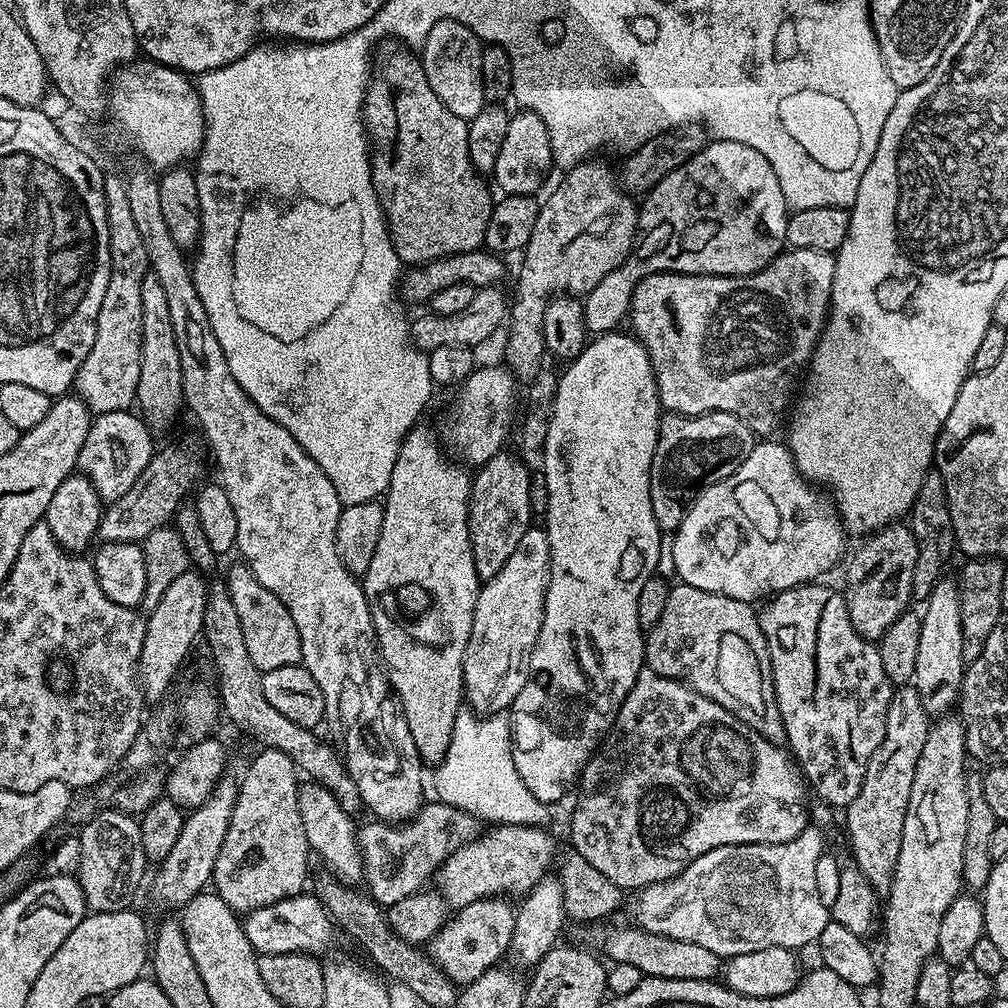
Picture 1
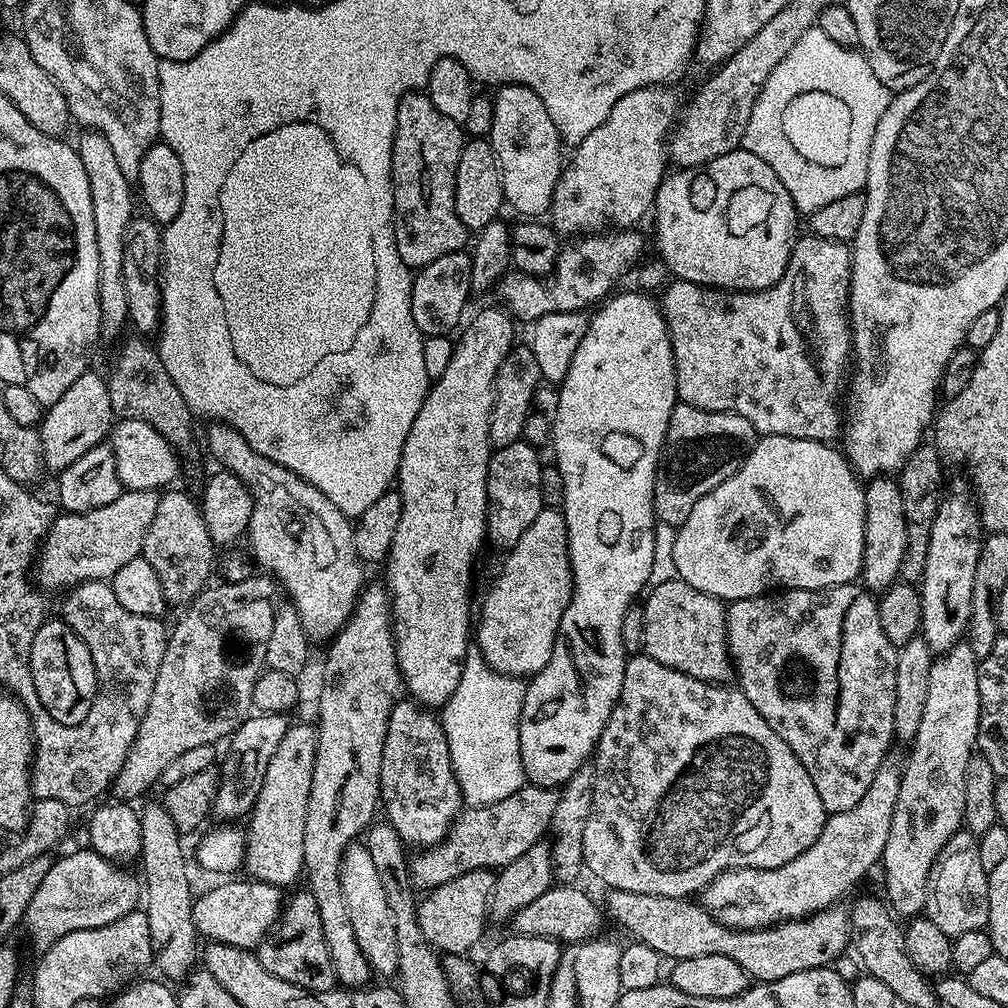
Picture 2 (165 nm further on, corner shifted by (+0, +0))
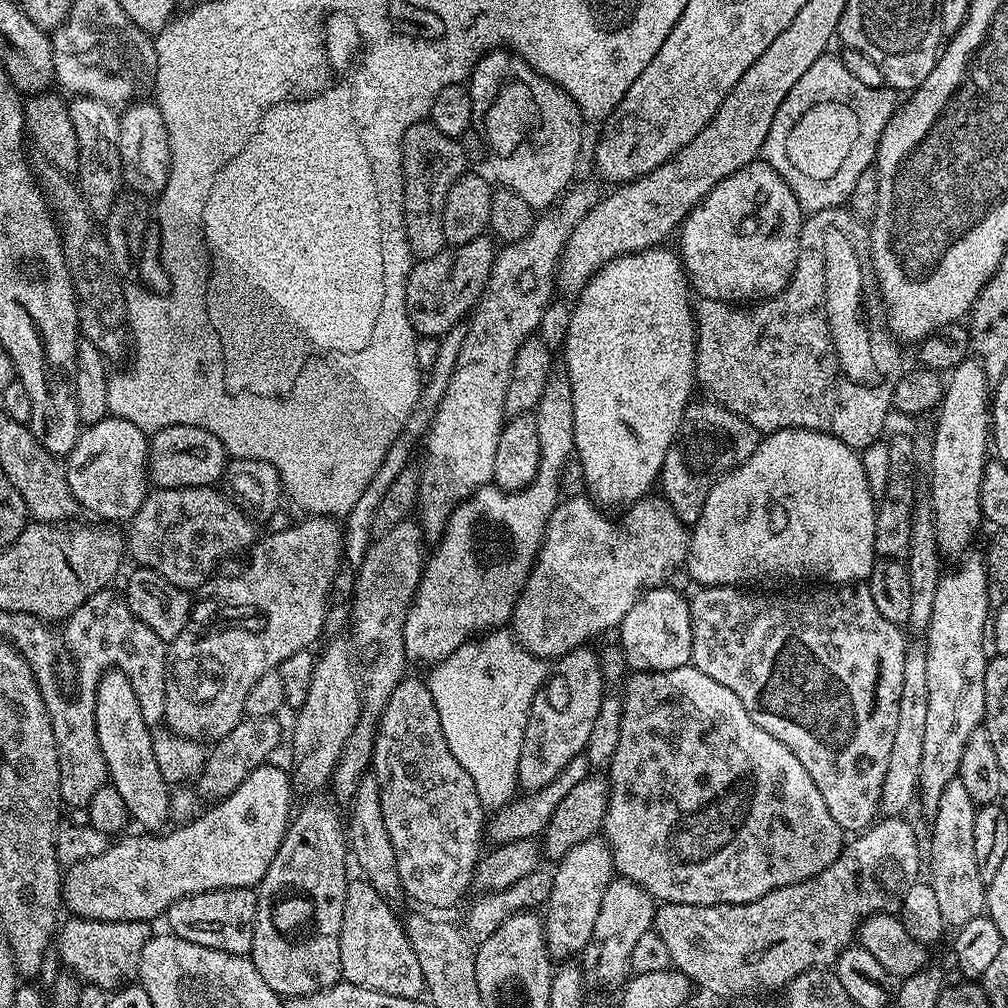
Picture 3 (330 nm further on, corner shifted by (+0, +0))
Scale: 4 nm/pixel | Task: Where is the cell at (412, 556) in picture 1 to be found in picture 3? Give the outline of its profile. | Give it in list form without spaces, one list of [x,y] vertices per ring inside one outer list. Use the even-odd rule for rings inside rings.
[[[578,184],[569,187],[551,208],[537,215],[536,224],[526,238],[503,245],[497,251],[490,278],[467,321],[468,333],[453,377],[426,437],[428,457],[420,472],[418,523],[429,541],[439,541],[450,514],[466,497],[492,484],[494,454],[504,429],[506,386],[510,386],[514,354],[539,329],[544,309],[553,303],[556,267],[574,228],[602,199],[602,192],[594,185]]]

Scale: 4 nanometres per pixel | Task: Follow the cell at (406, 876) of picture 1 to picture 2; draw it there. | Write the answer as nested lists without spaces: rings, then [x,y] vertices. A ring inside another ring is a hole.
[[[525,786],[510,794],[510,798],[502,798],[502,802],[461,811],[440,843],[419,851],[411,859],[409,873],[413,885],[431,890],[476,869],[499,870],[509,865],[530,846],[545,839],[559,797],[559,791],[554,788]]]

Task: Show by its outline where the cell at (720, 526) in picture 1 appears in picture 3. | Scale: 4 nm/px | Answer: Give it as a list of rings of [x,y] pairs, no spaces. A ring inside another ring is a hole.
[[[787,428],[777,432],[767,433],[761,439],[760,444],[730,474],[726,474],[710,490],[706,498],[706,506],[702,506],[702,518],[691,525],[691,540],[686,561],[686,569],[700,586],[711,586],[713,584],[730,584],[733,586],[747,586],[752,590],[772,590],[775,584],[796,584],[799,580],[820,580],[824,586],[839,586],[853,582],[867,581],[868,575],[872,572],[872,565],[878,557],[874,550],[874,522],[876,521],[876,505],[872,487],[866,482],[866,470],[862,470],[860,452],[855,448],[846,446],[846,442],[838,442],[830,434],[822,434],[814,430],[802,430],[801,428]]]

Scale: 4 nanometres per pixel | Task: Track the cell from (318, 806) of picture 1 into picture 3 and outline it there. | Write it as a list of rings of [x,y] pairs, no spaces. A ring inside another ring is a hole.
[[[356,878],[349,883],[342,914],[340,974],[347,983],[366,990],[418,1000],[426,992],[422,966],[418,966],[418,958],[414,958],[401,917],[396,917],[392,908],[393,905],[380,897],[367,880]]]

